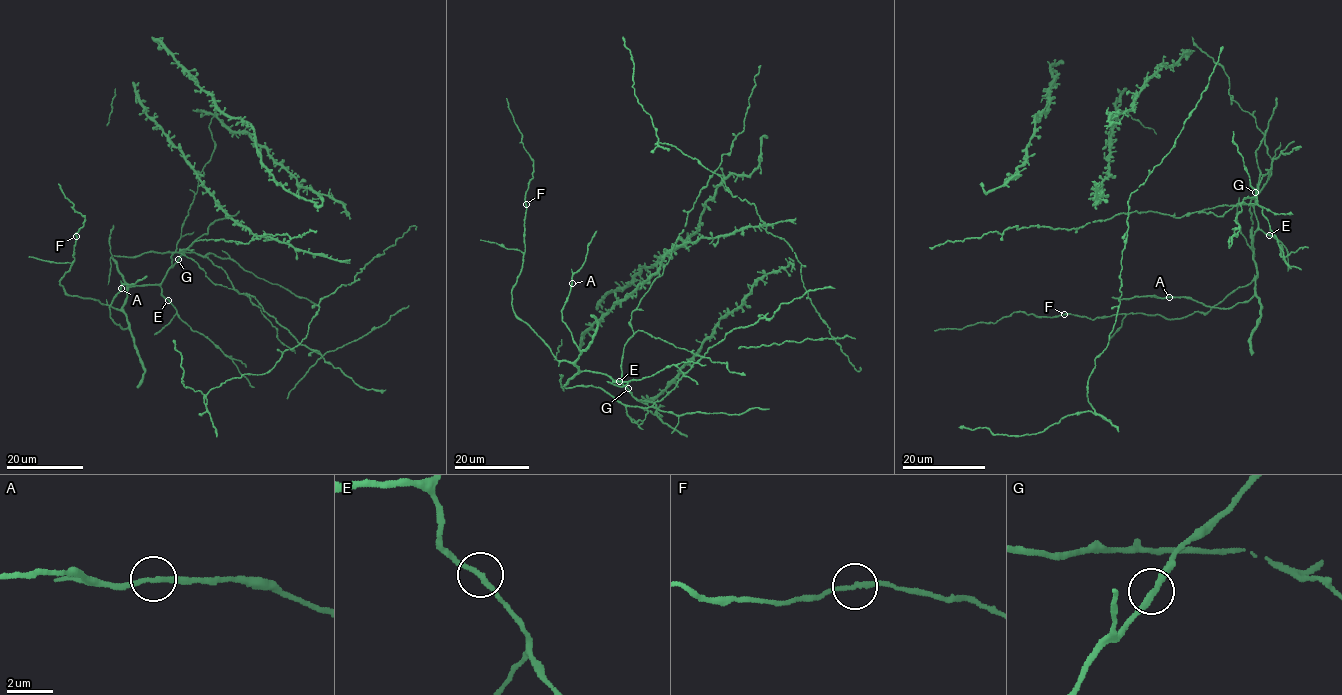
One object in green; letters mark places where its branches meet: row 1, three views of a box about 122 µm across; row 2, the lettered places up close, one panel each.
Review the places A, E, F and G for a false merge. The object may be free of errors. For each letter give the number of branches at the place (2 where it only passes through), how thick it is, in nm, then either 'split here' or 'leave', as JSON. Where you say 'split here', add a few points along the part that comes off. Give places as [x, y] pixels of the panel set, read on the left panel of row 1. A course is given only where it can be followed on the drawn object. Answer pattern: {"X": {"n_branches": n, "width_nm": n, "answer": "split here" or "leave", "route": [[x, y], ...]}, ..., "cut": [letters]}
{"A": {"n_branches": 2, "width_nm": 220, "answer": "leave"}, "E": {"n_branches": 2, "width_nm": 220, "answer": "leave"}, "F": {"n_branches": 2, "width_nm": 200, "answer": "leave"}, "G": {"n_branches": 2, "width_nm": 220, "answer": "leave"}, "cut": []}

